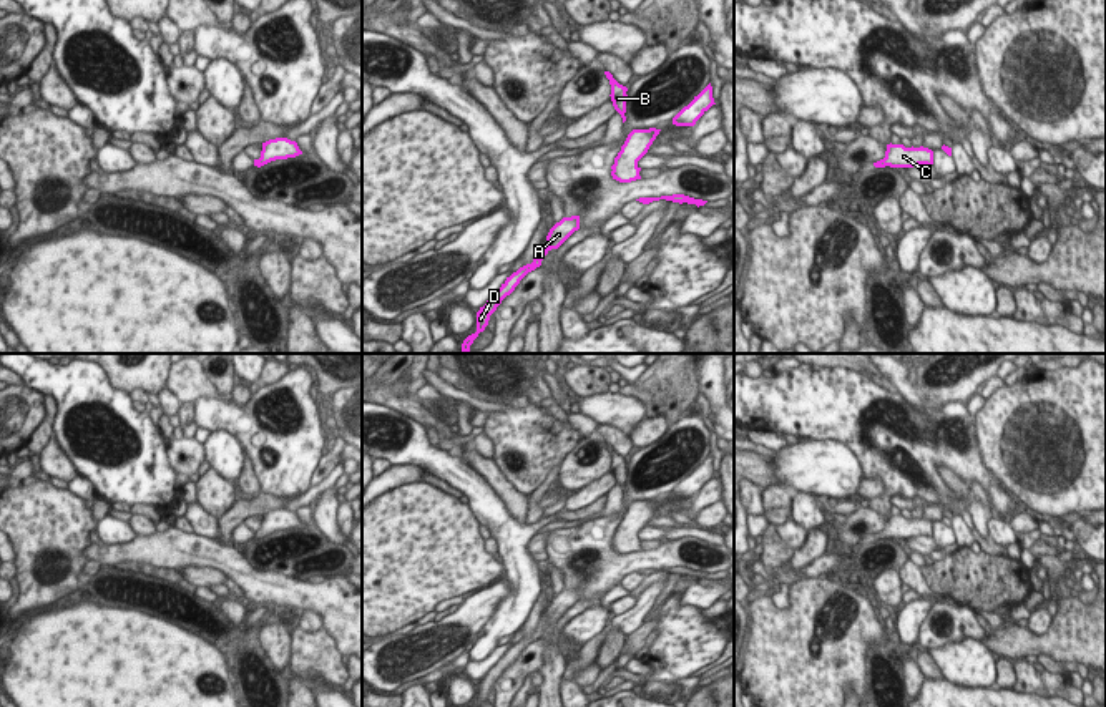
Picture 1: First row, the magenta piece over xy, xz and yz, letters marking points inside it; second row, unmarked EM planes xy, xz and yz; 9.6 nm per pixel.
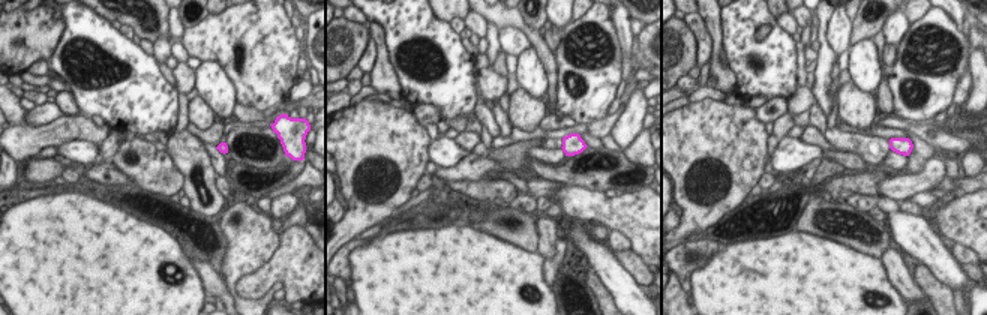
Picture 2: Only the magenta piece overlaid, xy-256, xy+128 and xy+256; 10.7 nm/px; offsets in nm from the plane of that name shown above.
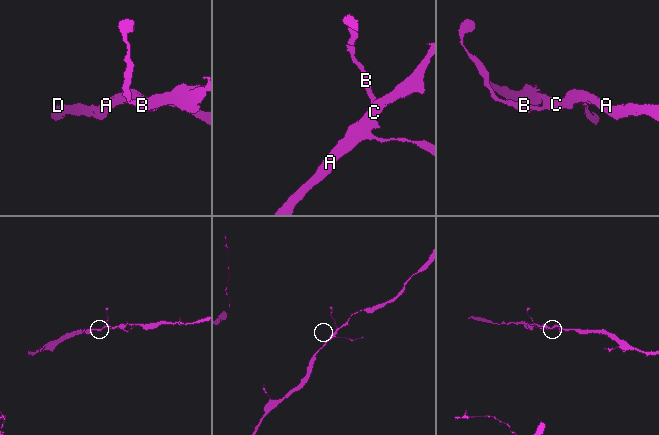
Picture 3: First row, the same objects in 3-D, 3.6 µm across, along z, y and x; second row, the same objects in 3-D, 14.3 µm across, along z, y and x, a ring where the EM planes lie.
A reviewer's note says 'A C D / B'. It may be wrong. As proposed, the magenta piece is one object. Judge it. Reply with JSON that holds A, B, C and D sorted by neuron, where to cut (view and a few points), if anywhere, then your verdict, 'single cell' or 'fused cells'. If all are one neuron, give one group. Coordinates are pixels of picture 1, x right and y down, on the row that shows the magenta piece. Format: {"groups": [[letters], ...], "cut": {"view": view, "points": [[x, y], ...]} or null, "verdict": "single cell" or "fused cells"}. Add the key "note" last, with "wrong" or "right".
{"groups": [["A", "B", "C", "D"]], "cut": null, "verdict": "single cell", "note": "wrong"}

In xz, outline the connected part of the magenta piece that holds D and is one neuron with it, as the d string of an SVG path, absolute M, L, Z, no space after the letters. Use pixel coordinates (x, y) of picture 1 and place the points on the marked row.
M580 216L563 217L556 222L548 236L546 244L540 247L536 257L531 264L520 267L502 284L500 289L495 289L495 294L487 300L483 307L477 312L477 332L468 335L462 344L462 352L470 352L470 345L478 337L480 332L488 325L490 315L497 310L502 300L510 295L520 280L531 271L541 266L541 261L551 249L558 249L575 231L580 229Z

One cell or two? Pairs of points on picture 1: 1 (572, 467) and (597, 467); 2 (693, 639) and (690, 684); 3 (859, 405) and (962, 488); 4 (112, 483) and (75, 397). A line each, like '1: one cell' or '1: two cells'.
1: one cell
2: two cells
3: two cells
4: one cell

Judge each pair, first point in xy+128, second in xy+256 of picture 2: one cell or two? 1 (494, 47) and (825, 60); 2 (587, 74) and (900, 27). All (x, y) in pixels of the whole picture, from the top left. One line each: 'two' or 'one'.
1: one
2: two

